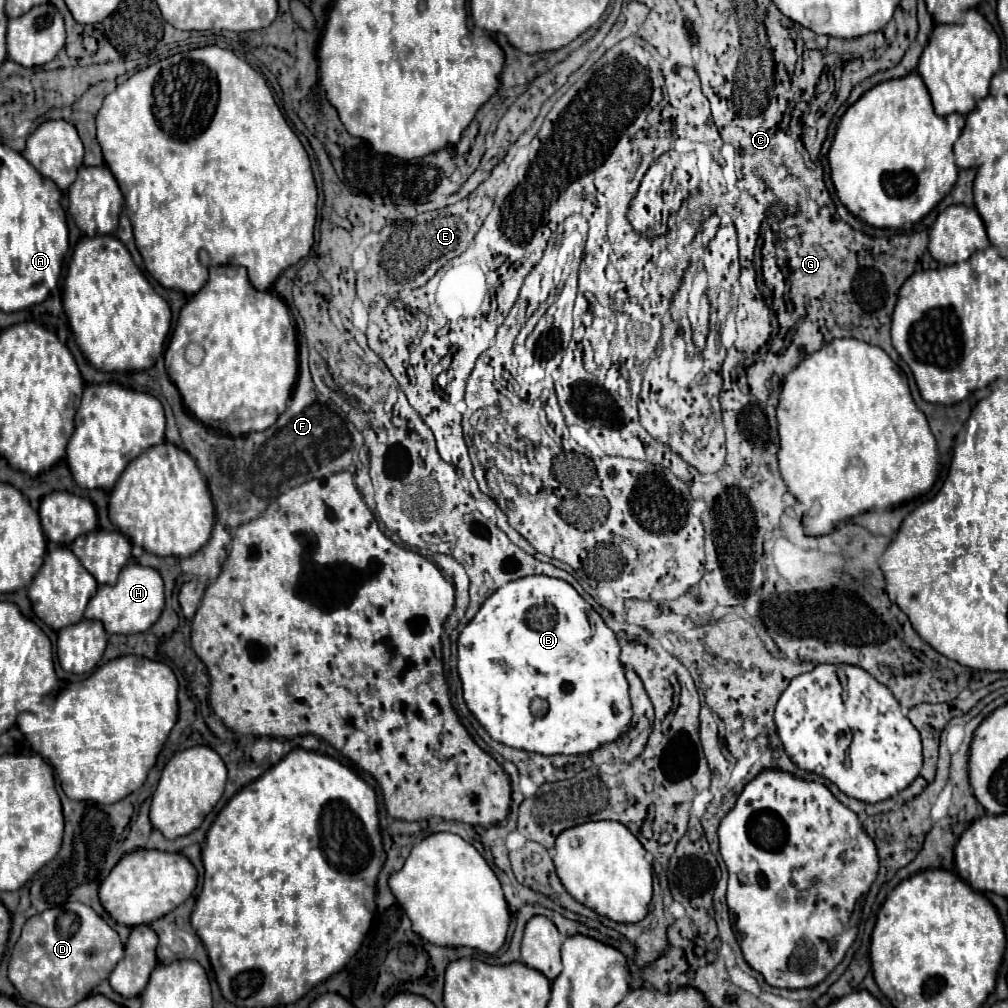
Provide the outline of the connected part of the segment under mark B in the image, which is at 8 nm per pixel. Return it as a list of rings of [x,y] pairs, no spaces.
[[[523,577],[497,589],[459,635],[457,669],[467,707],[503,745],[539,755],[581,755],[629,731],[633,711],[615,633],[567,581]]]

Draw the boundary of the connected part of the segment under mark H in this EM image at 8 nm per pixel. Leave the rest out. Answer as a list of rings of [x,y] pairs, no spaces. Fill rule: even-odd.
[[[129,563],[123,567],[117,585],[99,585],[95,597],[85,609],[85,619],[99,619],[107,635],[135,635],[145,633],[161,617],[165,609],[163,579],[153,567]]]

